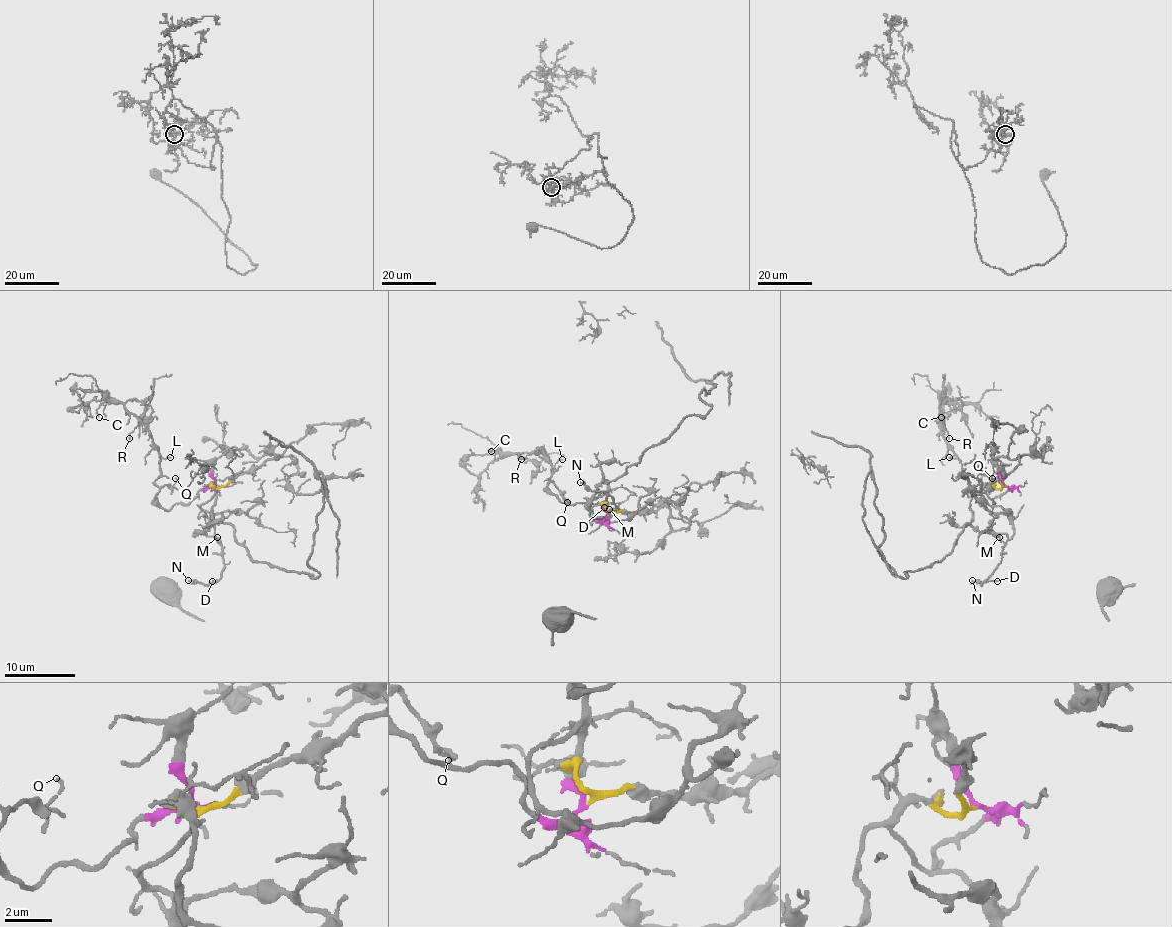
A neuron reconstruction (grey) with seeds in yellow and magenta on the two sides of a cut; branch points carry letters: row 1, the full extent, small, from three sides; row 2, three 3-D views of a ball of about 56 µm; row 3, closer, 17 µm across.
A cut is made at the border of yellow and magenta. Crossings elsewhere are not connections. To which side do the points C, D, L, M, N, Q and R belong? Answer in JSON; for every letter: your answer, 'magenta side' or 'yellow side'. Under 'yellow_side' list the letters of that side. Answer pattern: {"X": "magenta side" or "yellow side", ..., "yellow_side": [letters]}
{"C": "magenta side", "D": "yellow side", "L": "magenta side", "M": "yellow side", "N": "yellow side", "Q": "magenta side", "R": "magenta side", "yellow_side": ["D", "M", "N"]}

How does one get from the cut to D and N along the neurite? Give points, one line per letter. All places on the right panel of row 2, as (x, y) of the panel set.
D: (1006, 486), (986, 484), (981, 492), (990, 506), (1008, 511), (1013, 525), (1002, 559), (986, 580), (997, 580)
N: (1006, 486), (986, 484), (981, 492), (990, 506), (1008, 511), (1013, 536), (990, 577), (983, 584), (972, 580)

